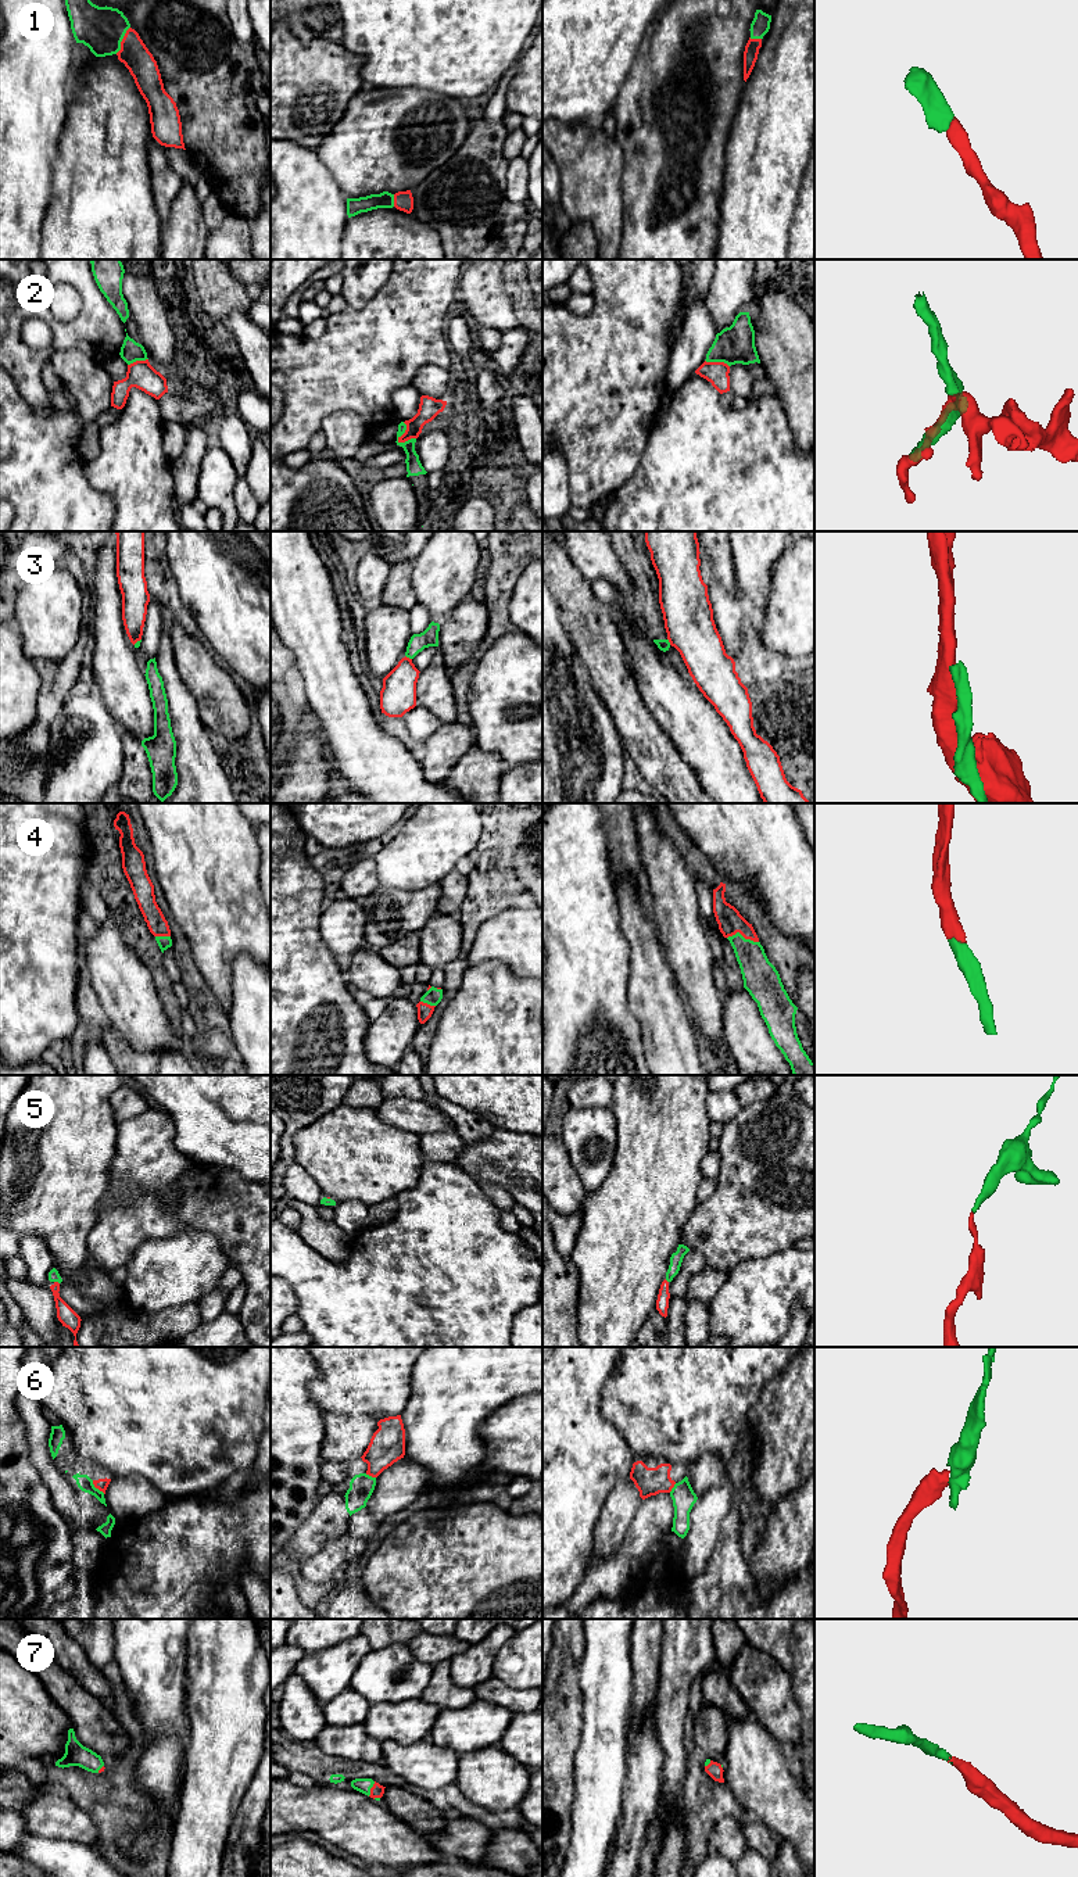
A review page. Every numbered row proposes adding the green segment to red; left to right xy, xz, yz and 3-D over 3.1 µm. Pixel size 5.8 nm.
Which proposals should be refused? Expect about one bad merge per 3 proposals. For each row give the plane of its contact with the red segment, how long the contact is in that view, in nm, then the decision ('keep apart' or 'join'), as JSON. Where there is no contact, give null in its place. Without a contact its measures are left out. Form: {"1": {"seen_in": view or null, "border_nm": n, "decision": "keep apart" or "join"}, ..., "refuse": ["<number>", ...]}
{"1": {"seen_in": "xy", "border_nm": 180, "decision": "join"}, "2": {"seen_in": "xz", "border_nm": 130, "decision": "keep apart"}, "3": {"seen_in": "xz", "border_nm": 50, "decision": "keep apart"}, "4": {"seen_in": "yz", "border_nm": 190, "decision": "join"}, "5": {"seen_in": "xy", "border_nm": 40, "decision": "join"}, "6": {"seen_in": "xy", "border_nm": 110, "decision": "join"}, "7": {"seen_in": "xz", "border_nm": 100, "decision": "join"}, "refuse": ["2", "3"]}

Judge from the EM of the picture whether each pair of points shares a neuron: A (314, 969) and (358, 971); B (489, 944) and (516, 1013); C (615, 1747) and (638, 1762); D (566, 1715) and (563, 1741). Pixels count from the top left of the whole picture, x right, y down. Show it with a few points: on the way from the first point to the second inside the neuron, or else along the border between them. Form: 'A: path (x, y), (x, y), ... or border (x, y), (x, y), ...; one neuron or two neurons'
A: border (343, 975), (348, 982); two neurons
B: border (469, 964), (501, 960), (518, 977), (522, 977); two neurons
C: border (627, 1743), (626, 1781), (623, 1786); two neurons
D: path (563, 1722), (563, 1734); one neuron

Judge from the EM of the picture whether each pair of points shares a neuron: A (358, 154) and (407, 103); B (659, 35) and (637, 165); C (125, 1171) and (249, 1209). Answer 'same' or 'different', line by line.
A: same
B: same
C: different

